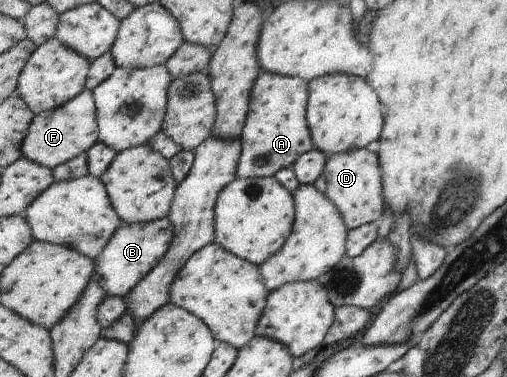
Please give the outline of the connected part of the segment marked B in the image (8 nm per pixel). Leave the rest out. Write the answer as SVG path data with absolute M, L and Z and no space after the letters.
M168 218L142 224L128 224L118 229L96 259L97 283L105 290L108 297L97 310L97 321L104 332L112 328L126 313L126 298L157 268L159 262L169 252L173 244L175 230Z

